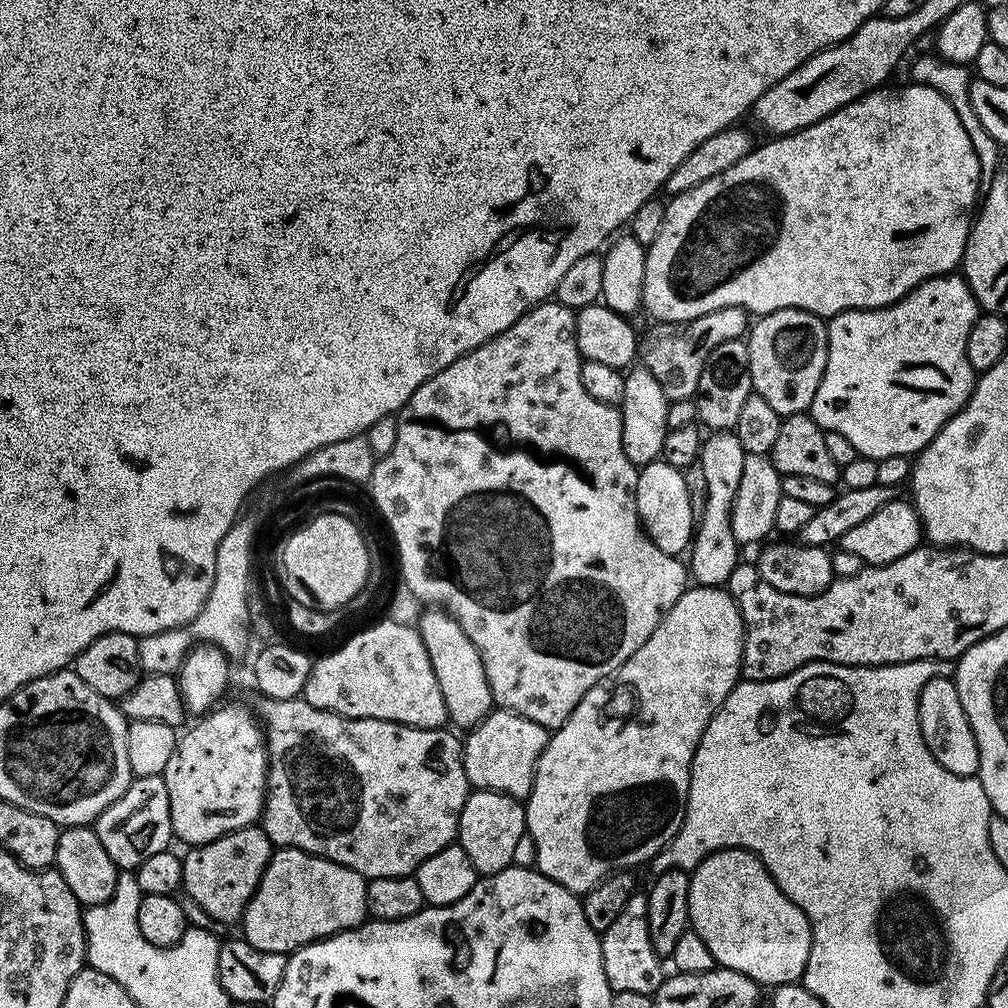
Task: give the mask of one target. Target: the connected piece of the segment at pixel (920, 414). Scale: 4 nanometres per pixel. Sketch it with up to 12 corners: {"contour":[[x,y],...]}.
{"contour":[[963,275],[827,321],[810,415],[915,457],[972,396]]}

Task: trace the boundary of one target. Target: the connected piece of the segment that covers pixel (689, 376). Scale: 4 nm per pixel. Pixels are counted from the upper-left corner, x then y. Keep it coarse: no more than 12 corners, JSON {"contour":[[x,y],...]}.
{"contour":[[723,308],[656,322],[638,360],[669,402],[695,397],[706,358],[741,339],[750,316]]}

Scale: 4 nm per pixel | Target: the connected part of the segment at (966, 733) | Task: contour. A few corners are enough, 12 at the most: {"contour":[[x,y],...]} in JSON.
{"contour":[[951,675],[918,694],[918,726],[950,774],[979,773],[978,742]]}

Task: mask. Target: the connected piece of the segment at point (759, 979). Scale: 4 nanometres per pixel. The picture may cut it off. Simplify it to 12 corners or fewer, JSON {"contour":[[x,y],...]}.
{"contour":[[745,848],[692,869],[688,918],[719,967],[803,977],[808,916]]}

